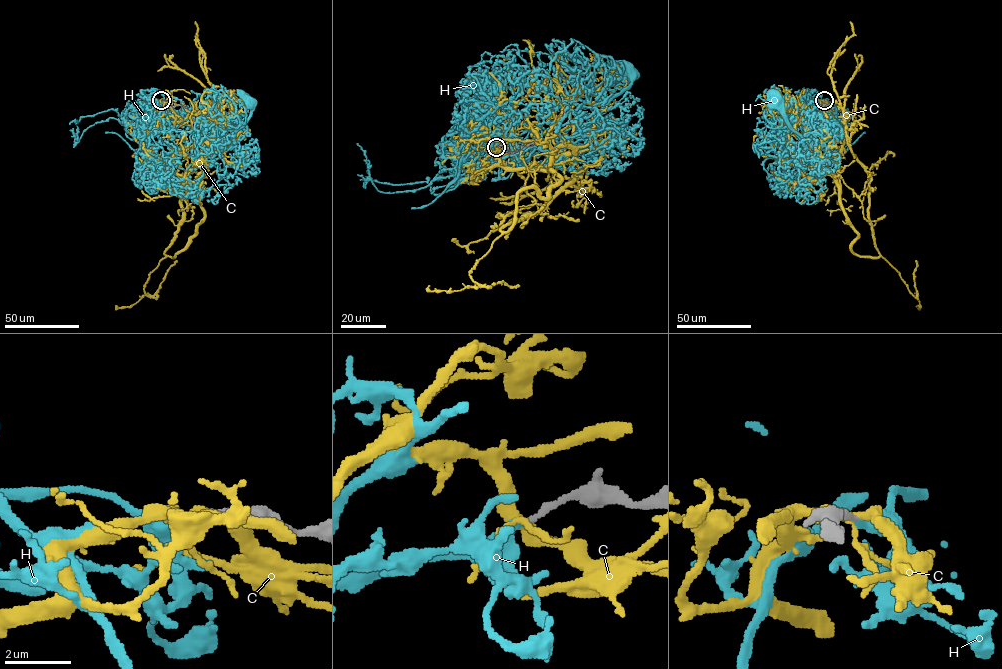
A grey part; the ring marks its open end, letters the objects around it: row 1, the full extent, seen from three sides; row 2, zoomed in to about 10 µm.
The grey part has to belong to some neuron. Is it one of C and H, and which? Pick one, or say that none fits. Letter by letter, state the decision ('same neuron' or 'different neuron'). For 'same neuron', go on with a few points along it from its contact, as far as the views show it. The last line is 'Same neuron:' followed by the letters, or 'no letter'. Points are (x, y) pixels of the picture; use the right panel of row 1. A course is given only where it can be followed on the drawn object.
C: different neuron
H: same neuron; course (824, 100), (819, 110), (835, 141), (824, 156), (825, 151), (791, 127), (773, 101)
Same neuron: H

